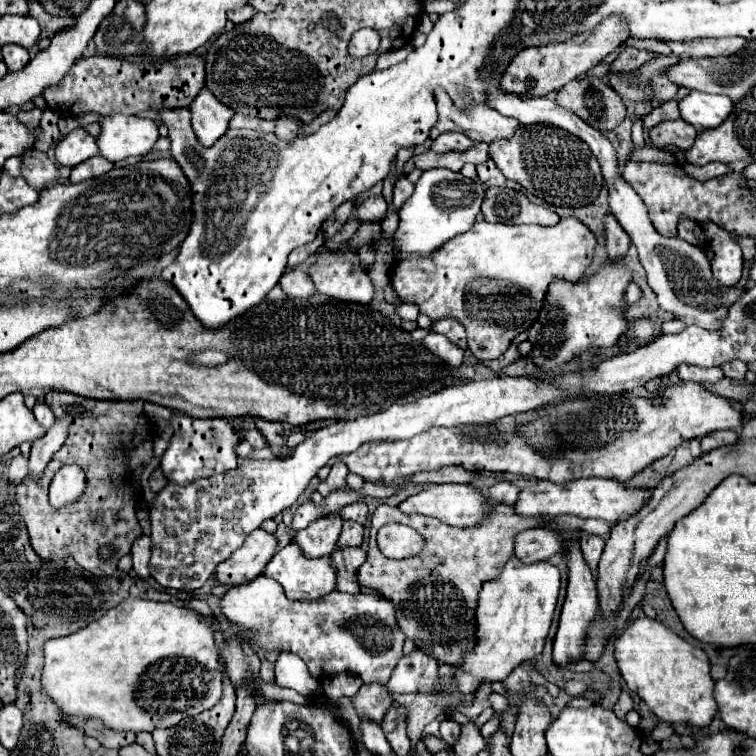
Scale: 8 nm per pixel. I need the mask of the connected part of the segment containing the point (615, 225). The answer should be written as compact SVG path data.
M614 215L606 217L606 247L608 247L610 259L622 259L630 247L628 233L622 231L622 227Z

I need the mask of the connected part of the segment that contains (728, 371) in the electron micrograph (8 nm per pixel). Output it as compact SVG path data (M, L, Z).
M738 359L732 361L732 363L724 363L722 369L724 369L724 375L726 375L726 377L738 379L738 381L744 379L744 375L746 375L746 371L748 371L748 369L746 369L746 363L744 363L744 361L738 361Z

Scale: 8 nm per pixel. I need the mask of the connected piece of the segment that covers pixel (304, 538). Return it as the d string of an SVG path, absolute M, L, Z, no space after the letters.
M328 515L328 517L316 519L306 529L298 531L294 541L302 547L302 551L308 557L330 555L340 537L342 523L344 523L344 519L340 515Z

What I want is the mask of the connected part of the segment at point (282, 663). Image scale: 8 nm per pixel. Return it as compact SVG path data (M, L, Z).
M280 651L276 659L276 683L280 687L290 687L296 691L307 691L313 696L323 691L322 683L310 675L308 667L302 663L298 655L290 651Z

